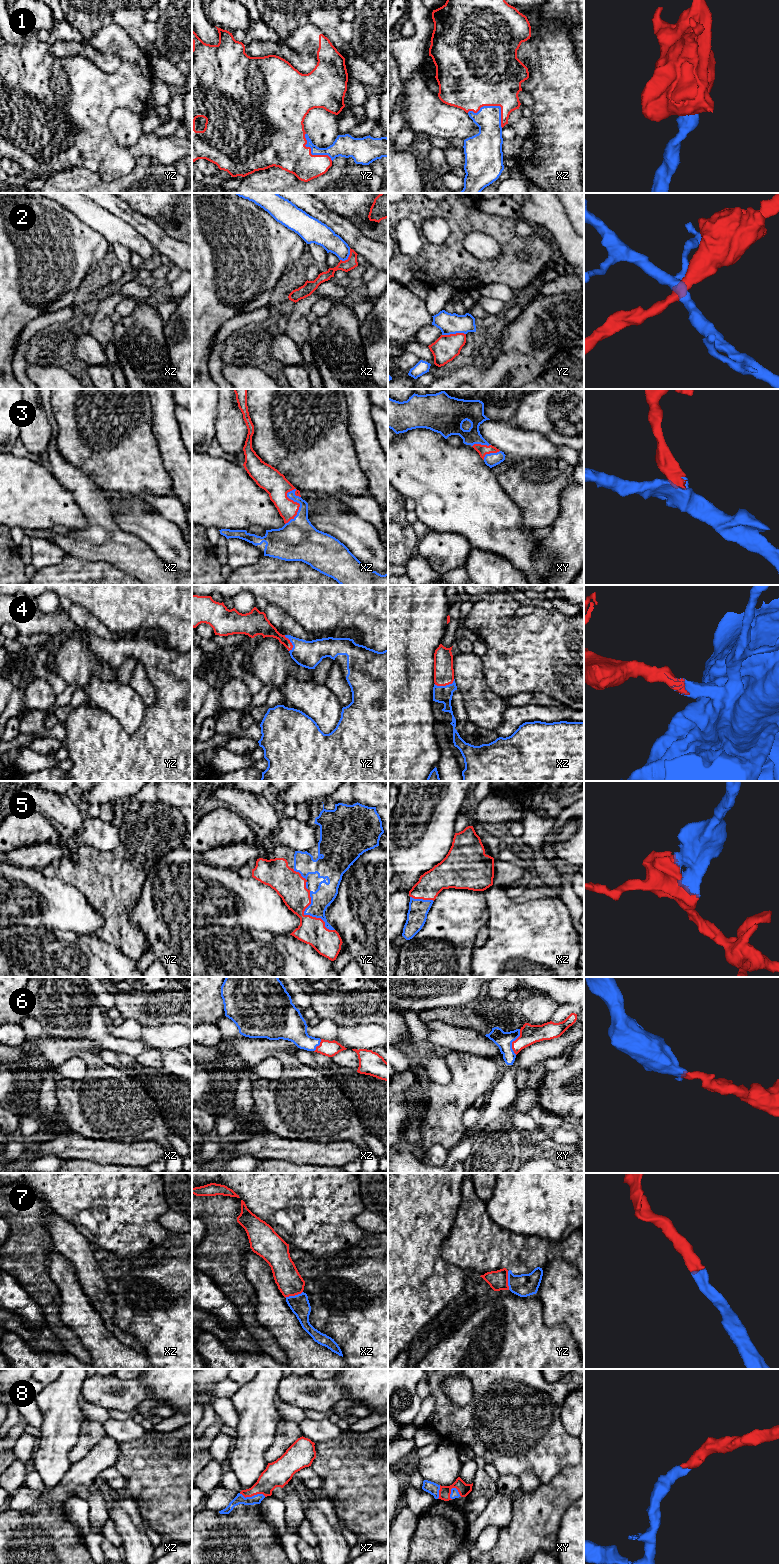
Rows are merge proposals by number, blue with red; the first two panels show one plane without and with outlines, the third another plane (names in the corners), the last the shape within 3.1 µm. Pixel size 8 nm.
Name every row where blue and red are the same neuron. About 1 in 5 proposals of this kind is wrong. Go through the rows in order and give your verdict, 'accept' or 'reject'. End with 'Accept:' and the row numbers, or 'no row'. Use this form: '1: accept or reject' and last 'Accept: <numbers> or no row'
1: accept
2: reject
3: accept
4: accept
5: accept
6: accept
7: accept
8: accept
Accept: 1, 3, 4, 5, 6, 7, 8

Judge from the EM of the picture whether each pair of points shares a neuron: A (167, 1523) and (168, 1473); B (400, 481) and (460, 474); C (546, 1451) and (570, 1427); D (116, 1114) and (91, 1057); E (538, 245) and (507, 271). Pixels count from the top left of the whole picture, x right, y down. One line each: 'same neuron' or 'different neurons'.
A: same neuron
B: same neuron
C: different neurons
D: same neuron
E: same neuron

